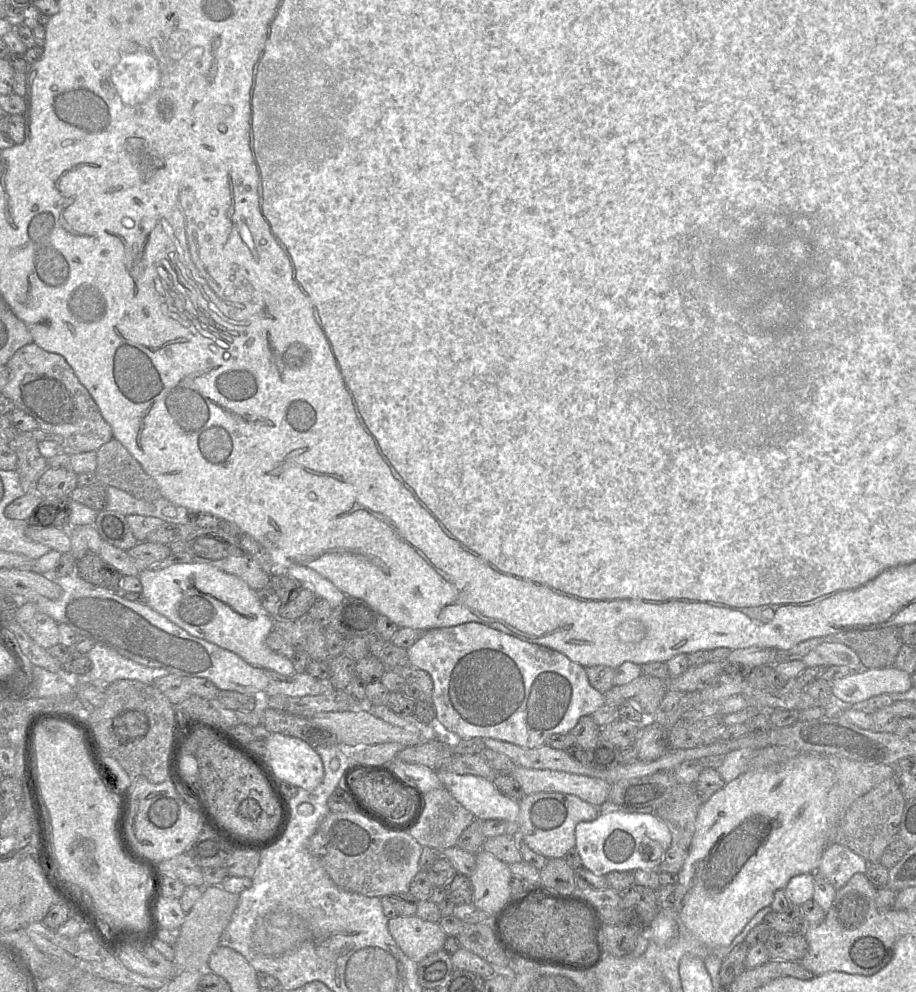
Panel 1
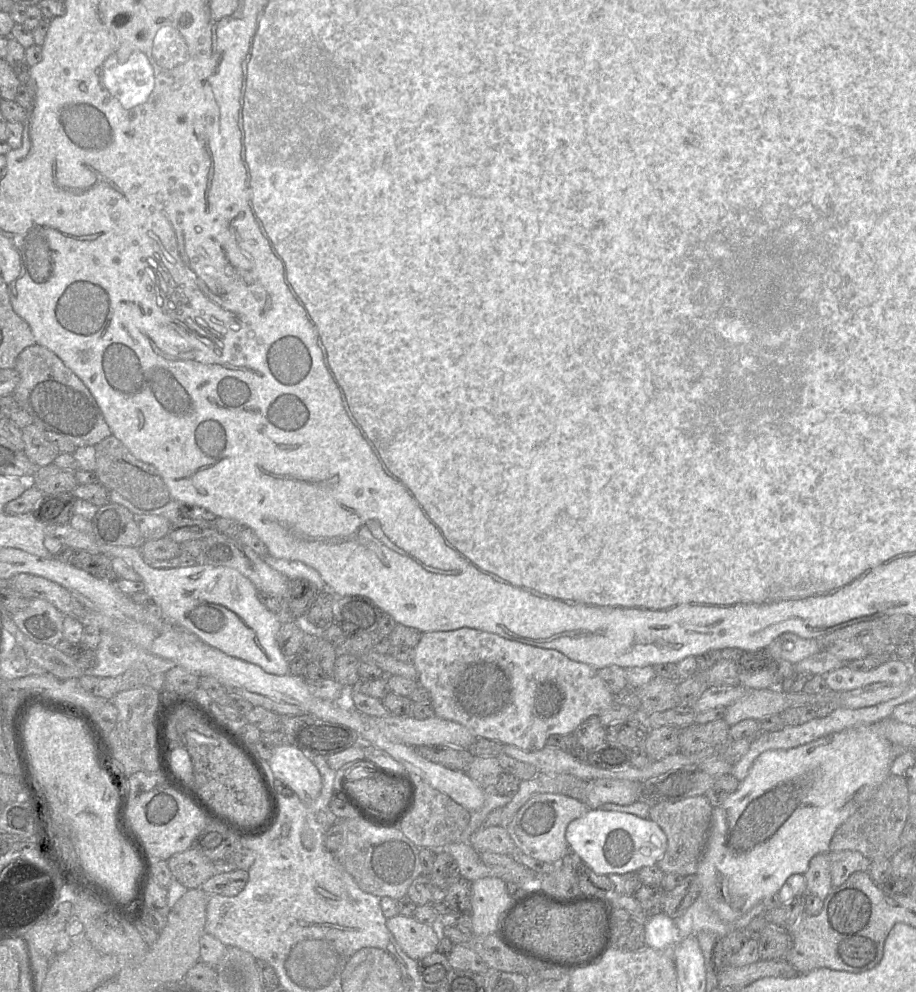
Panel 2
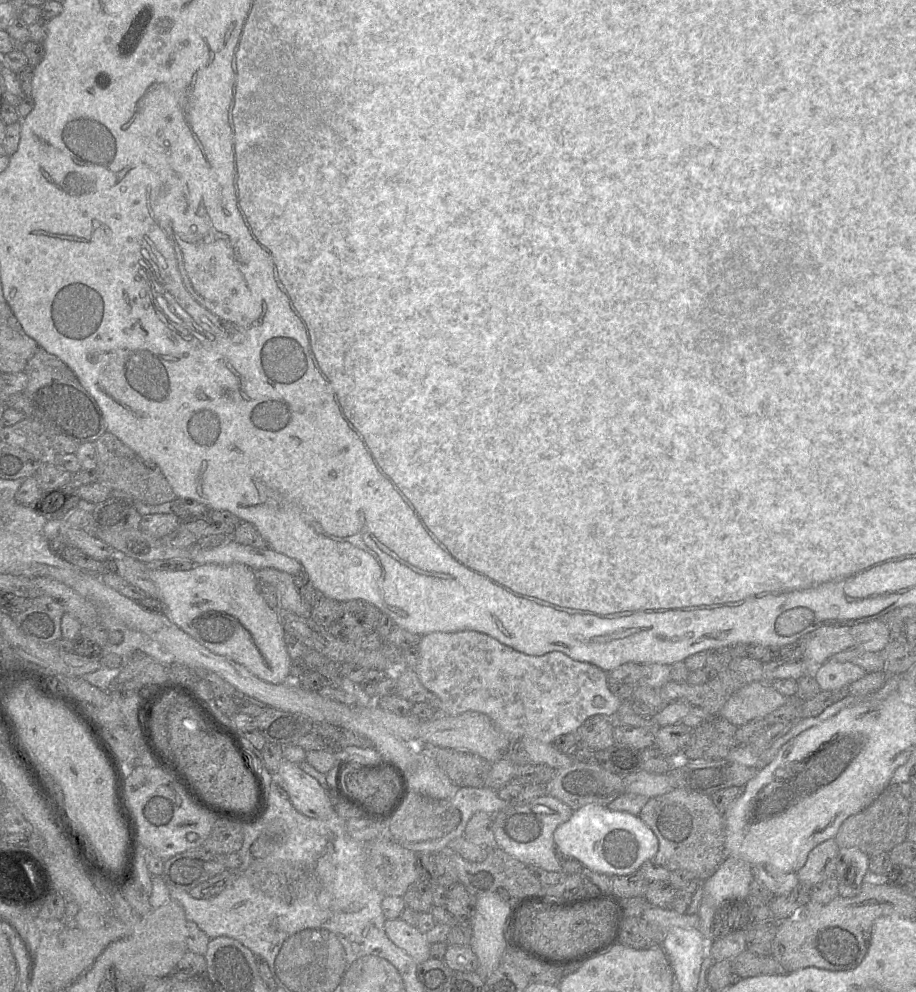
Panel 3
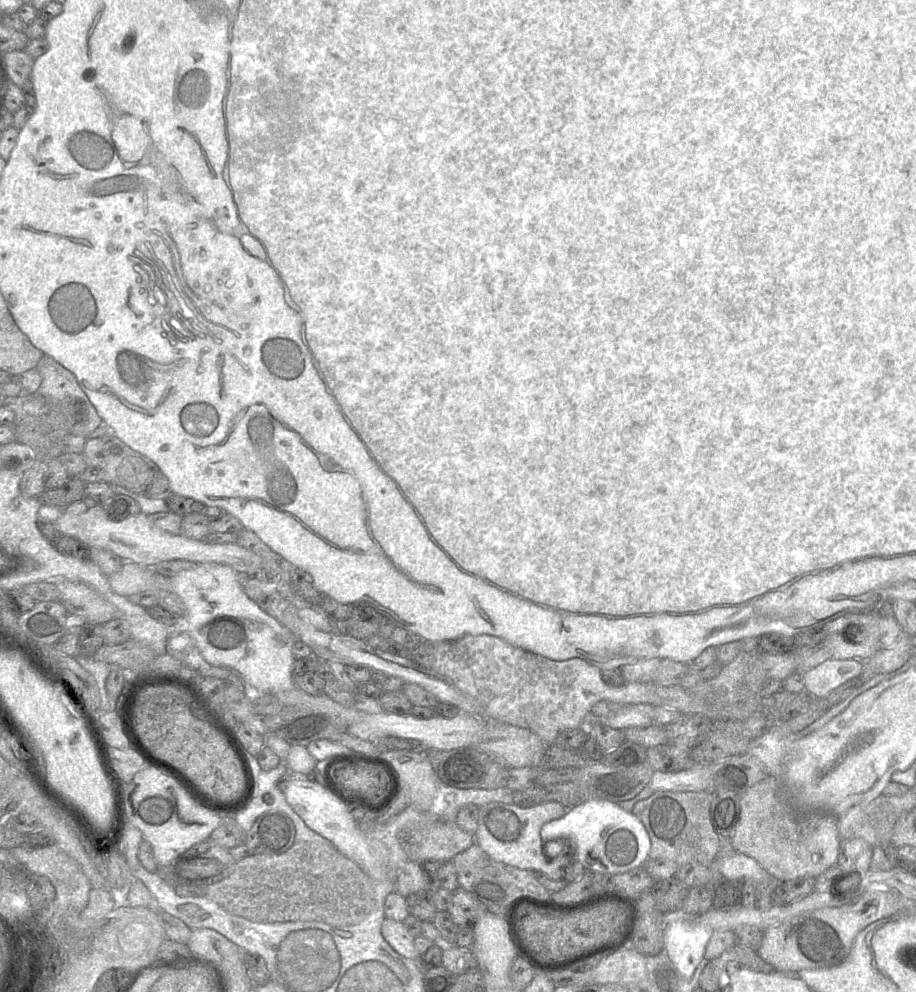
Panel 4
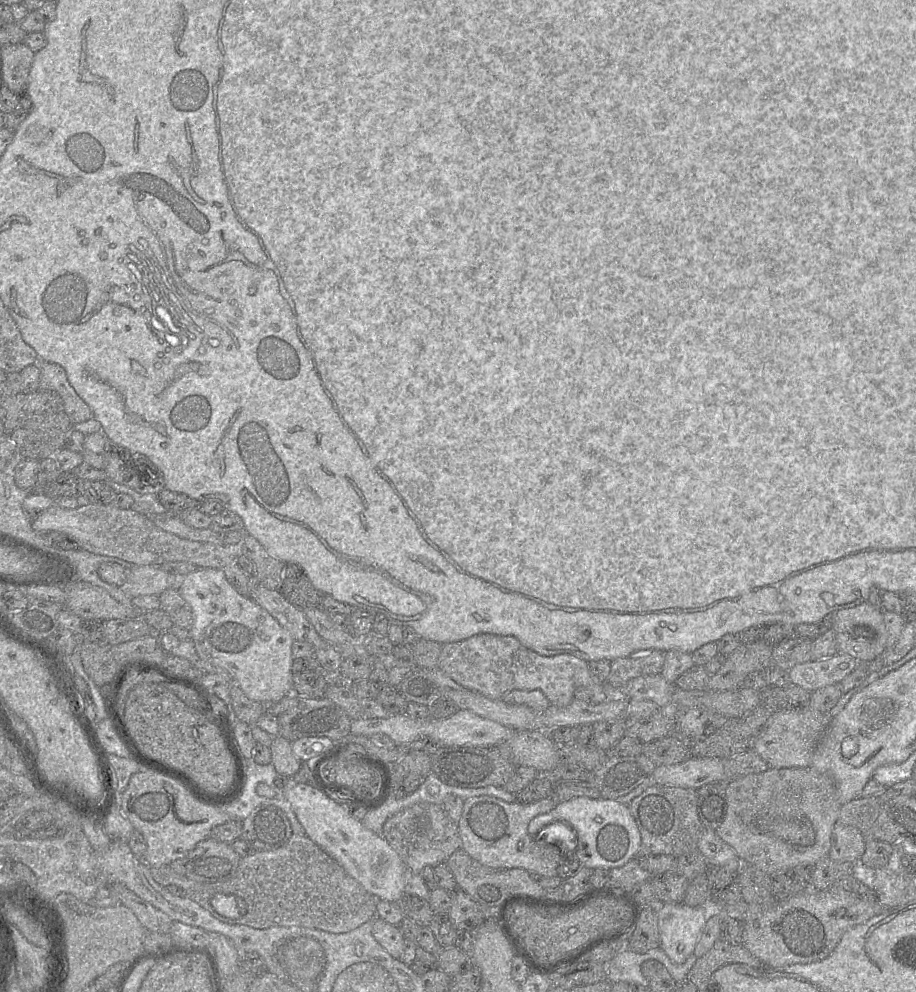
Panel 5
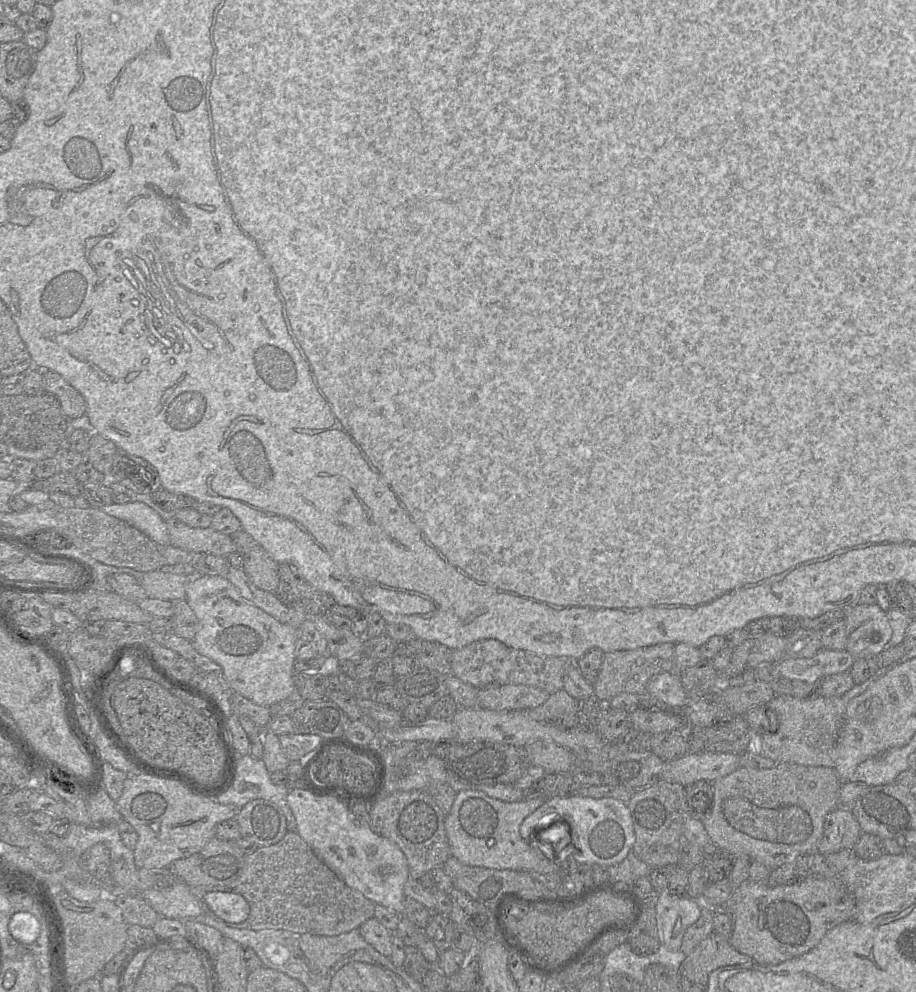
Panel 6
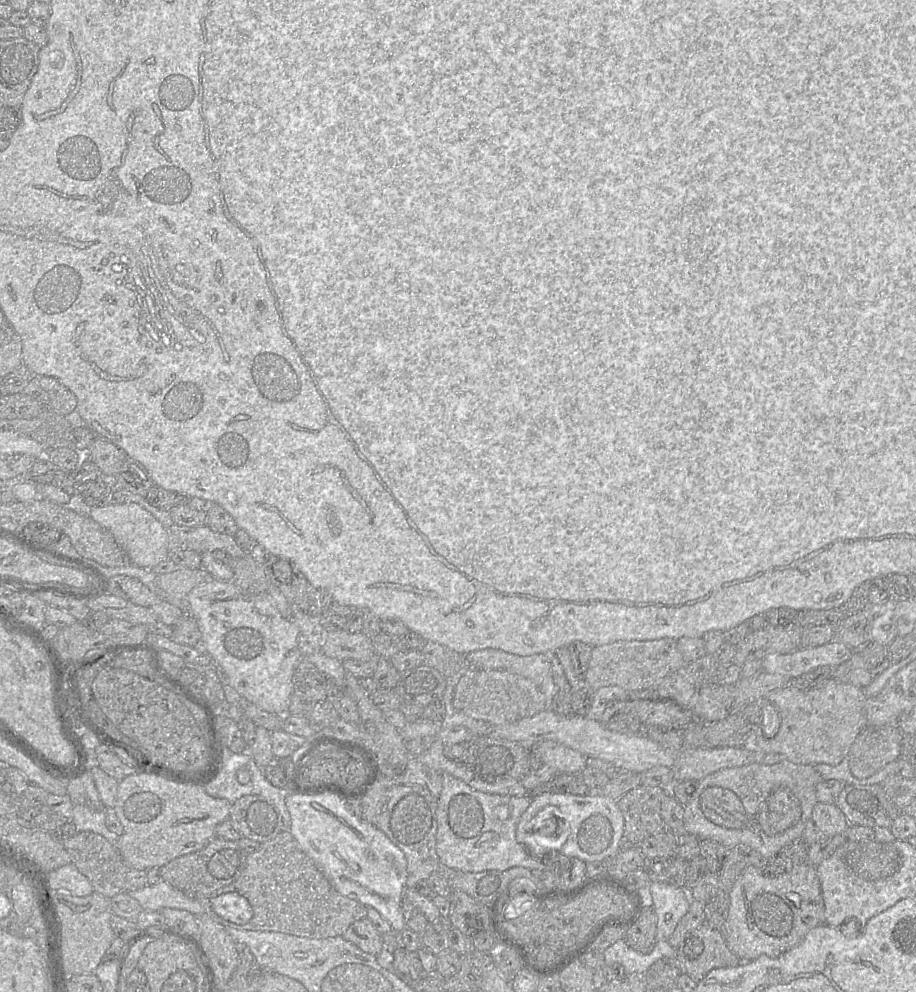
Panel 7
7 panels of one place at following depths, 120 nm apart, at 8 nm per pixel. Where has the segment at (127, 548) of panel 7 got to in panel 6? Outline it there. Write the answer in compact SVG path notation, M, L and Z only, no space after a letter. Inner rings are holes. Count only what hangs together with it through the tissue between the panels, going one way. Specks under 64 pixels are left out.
M112 503L111 505L99 509L108 515L125 521L144 533L155 543L159 545L169 545L169 534L166 521L145 503Z

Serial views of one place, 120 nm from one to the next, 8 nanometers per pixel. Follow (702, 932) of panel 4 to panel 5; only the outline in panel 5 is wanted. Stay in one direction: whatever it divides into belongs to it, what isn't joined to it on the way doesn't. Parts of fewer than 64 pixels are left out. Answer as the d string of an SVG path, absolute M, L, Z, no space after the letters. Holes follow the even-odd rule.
M659 904L657 916L660 948L671 961L682 964L693 954L709 913L709 906Z

